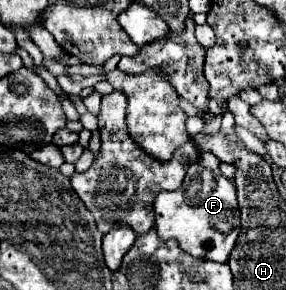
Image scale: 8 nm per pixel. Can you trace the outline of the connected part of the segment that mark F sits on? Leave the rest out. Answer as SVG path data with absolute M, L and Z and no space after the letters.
M202 153L198 161L190 165L186 173L186 191L162 191L154 201L156 231L162 239L178 239L180 247L192 257L202 257L218 263L226 263L230 251L238 239L238 201L236 187L228 181L220 169L220 161L212 153Z

